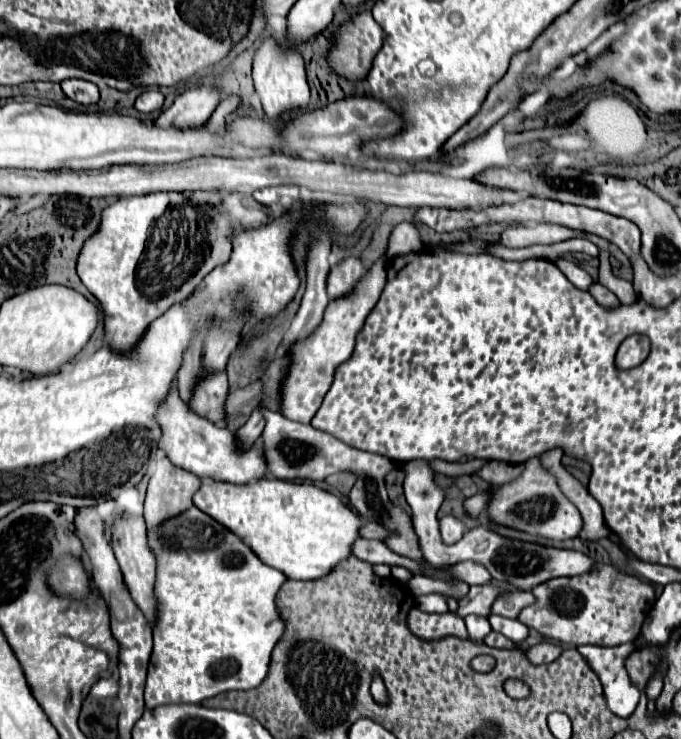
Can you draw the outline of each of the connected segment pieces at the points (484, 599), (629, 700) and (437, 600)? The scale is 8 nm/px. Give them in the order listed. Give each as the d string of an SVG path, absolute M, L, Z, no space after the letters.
M493 581L489 585L475 585L475 587L471 587L469 593L459 601L459 609L455 611L455 615L467 617L469 613L477 613L481 617L487 617L487 613L491 611L493 601L505 589L511 591L515 587L509 585L509 583L501 583L501 581Z
M623 643L617 647L581 645L579 653L587 659L587 665L597 673L605 689L609 709L619 717L629 717L639 703L639 689L631 685L625 671L627 655L635 651L635 643Z
M441 595L419 597L419 599L417 599L417 607L419 607L421 611L427 611L427 613L445 613L445 611L447 611L445 597L441 597Z

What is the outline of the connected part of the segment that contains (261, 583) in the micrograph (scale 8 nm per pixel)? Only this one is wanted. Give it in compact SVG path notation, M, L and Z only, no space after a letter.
M189 507L183 515L147 529L147 543L157 561L155 577L155 623L153 655L145 681L145 707L165 703L201 703L231 689L255 689L265 677L271 651L281 639L285 625L275 607L275 595L283 585L281 571L265 565L239 537L215 519Z

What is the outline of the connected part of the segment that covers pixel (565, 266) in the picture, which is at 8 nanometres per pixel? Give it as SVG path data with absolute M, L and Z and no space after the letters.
M559 257L559 259L555 259L555 263L557 263L557 267L579 287L579 289L589 289L589 285L593 283L593 279L587 275L587 271L583 271L581 267L577 267L575 263L571 263L571 261L567 261L567 259L563 259L563 257Z

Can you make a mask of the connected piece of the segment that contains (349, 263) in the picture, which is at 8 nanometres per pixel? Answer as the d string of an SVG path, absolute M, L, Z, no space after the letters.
M347 257L335 267L331 267L327 275L327 293L331 299L343 297L349 291L353 291L355 283L367 273L367 269L361 265L357 257Z

